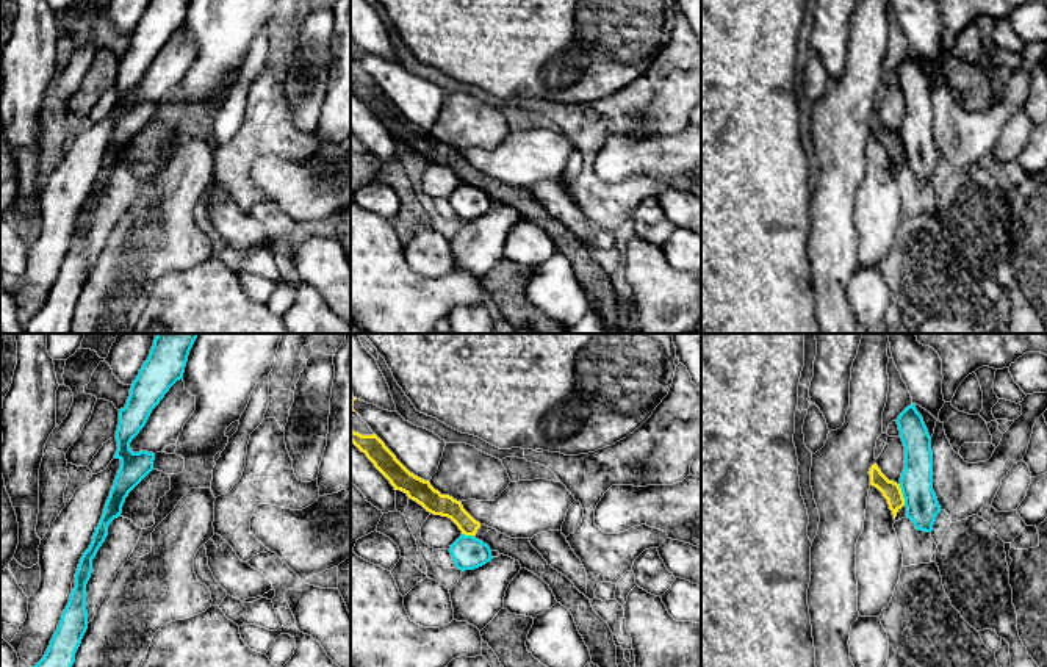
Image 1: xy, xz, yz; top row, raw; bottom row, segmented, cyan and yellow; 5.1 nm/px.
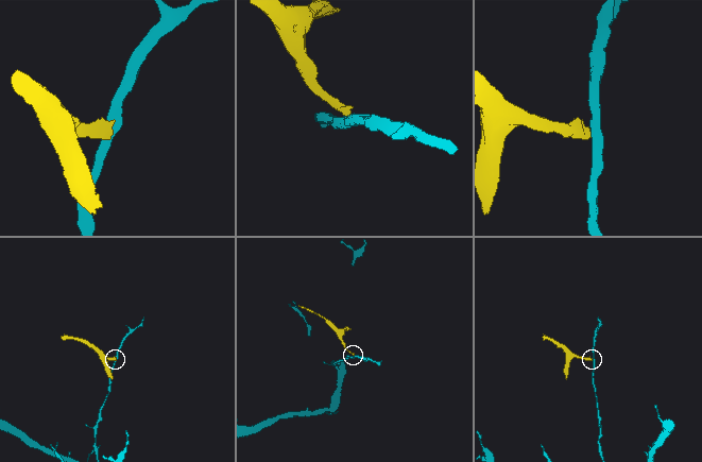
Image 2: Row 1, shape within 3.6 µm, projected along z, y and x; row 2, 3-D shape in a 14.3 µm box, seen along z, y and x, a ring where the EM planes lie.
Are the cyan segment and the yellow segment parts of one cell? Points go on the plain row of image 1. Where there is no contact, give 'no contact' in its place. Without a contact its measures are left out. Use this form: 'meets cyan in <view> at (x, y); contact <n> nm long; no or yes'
meets cyan in yz at (903, 144); contact 120 nm long; no

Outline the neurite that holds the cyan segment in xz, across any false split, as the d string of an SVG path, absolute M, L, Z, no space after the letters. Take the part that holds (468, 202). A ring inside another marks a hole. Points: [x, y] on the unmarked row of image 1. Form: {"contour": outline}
{"contour": "M462 183L449 197L455 216L462 221L474 219L490 211L491 199L482 189Z"}

